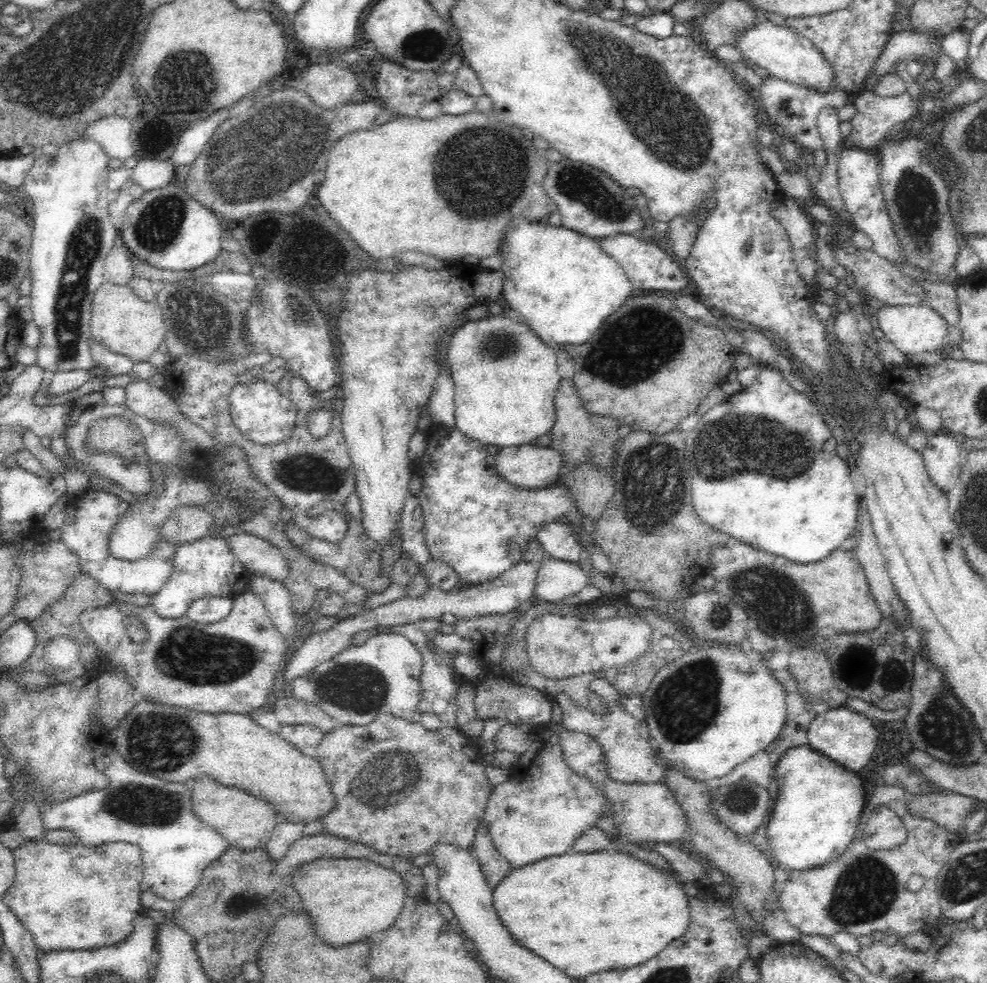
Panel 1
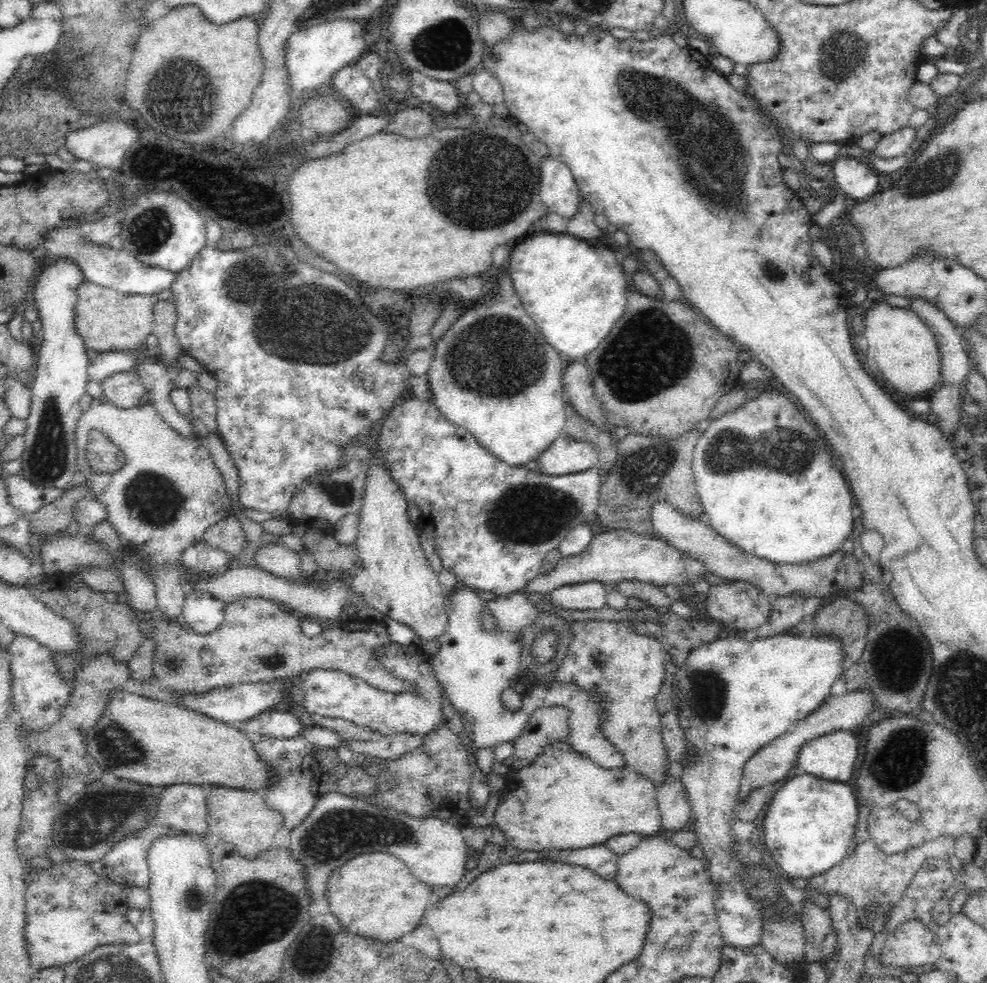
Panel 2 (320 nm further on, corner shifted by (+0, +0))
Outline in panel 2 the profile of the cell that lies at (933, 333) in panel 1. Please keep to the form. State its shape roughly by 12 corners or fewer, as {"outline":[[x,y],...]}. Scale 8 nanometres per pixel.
{"outline":[[912,310],[865,312],[863,358],[914,398],[938,387],[935,335]]}

